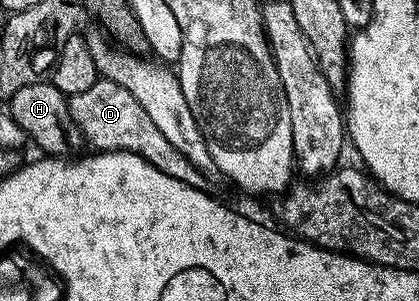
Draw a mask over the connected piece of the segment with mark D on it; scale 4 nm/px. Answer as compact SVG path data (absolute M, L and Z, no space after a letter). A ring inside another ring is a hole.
M99 78L90 90L69 96L68 106L70 118L74 118L81 137L87 143L89 140L95 151L133 152L146 158L150 166L162 170L162 174L170 174L170 178L178 178L178 182L186 182L195 188L205 187L205 173L199 172L186 157L178 154L178 150L174 150L174 146L170 146L170 142L166 142L166 134L162 134L162 130L154 126L150 114L142 110L138 98L134 98L134 94L126 90L126 86L118 86L118 82Z

